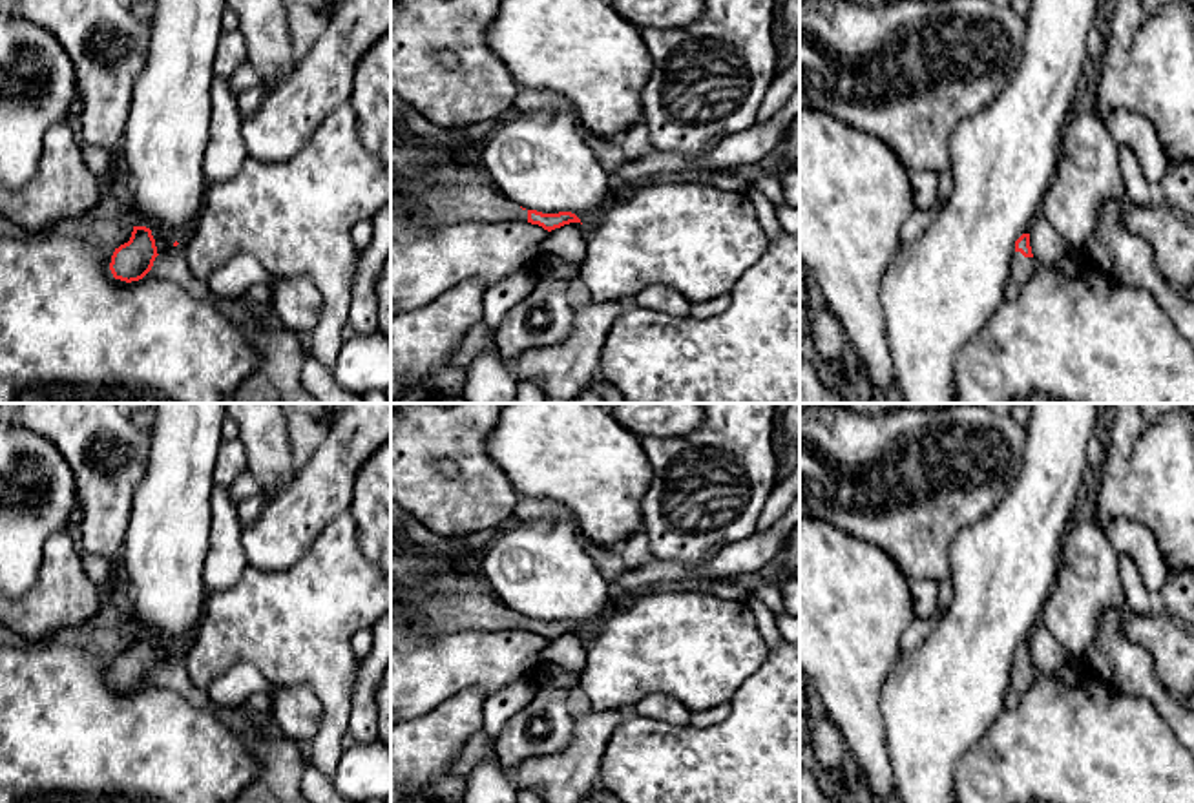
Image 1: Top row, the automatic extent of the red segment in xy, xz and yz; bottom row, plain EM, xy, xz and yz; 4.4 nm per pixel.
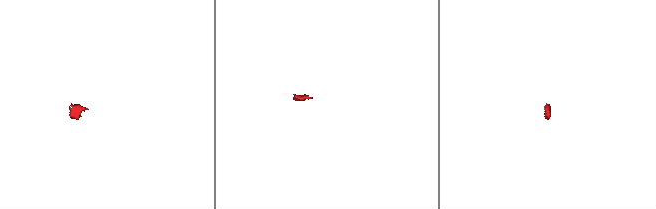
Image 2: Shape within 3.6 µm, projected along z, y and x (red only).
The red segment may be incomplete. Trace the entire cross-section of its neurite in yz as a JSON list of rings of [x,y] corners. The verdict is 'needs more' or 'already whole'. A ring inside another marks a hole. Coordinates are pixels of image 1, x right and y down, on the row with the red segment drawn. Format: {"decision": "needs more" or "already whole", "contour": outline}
{"decision": "needs more", "contour": [[[1022,234],[1015,241],[1015,254],[1011,257],[1011,274],[1006,285],[1004,296],[1017,294],[1022,285],[1033,276],[1037,261],[1033,259],[1030,246],[1030,234]]]}

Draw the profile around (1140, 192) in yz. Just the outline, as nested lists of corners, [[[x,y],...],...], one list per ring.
[[[1119,146],[1119,162],[1128,203],[1136,206],[1156,203],[1159,192],[1145,177],[1137,153],[1132,148]]]

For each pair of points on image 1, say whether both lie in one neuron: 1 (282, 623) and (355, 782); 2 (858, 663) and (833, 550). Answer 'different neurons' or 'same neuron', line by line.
1: different neurons
2: same neuron

